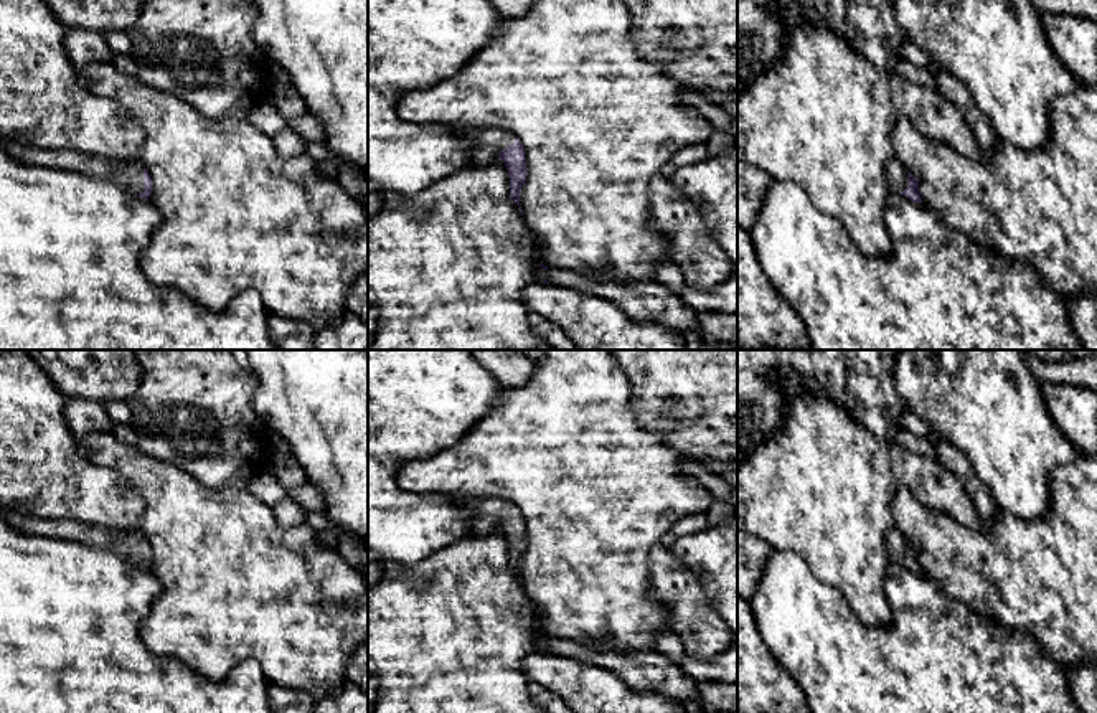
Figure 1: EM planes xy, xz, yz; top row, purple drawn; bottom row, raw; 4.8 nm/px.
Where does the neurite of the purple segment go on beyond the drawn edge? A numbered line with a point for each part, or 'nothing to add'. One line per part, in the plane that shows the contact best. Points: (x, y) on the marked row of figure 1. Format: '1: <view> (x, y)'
1: xy (129, 175)

